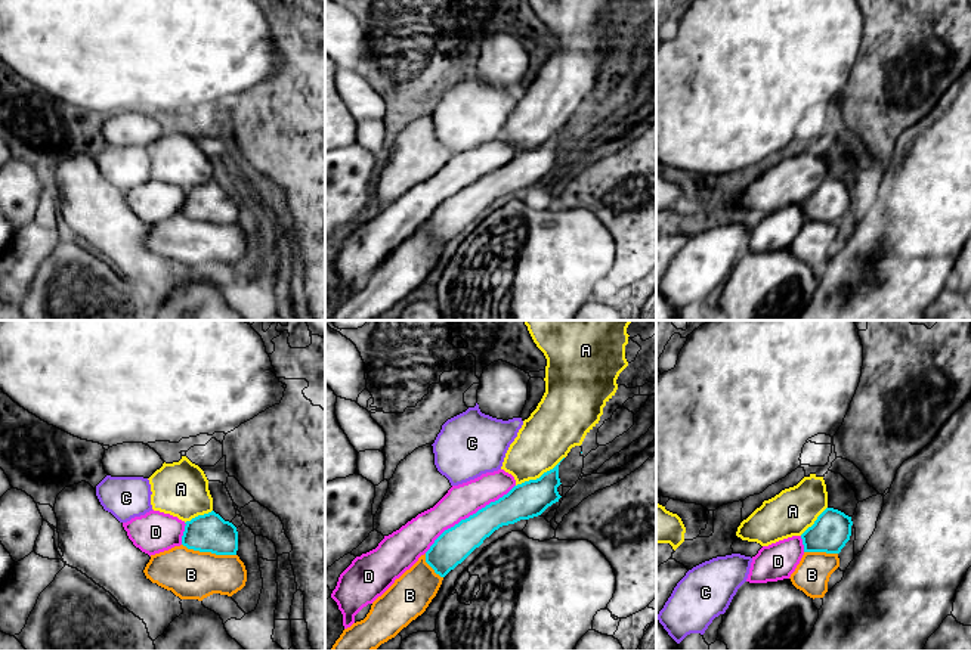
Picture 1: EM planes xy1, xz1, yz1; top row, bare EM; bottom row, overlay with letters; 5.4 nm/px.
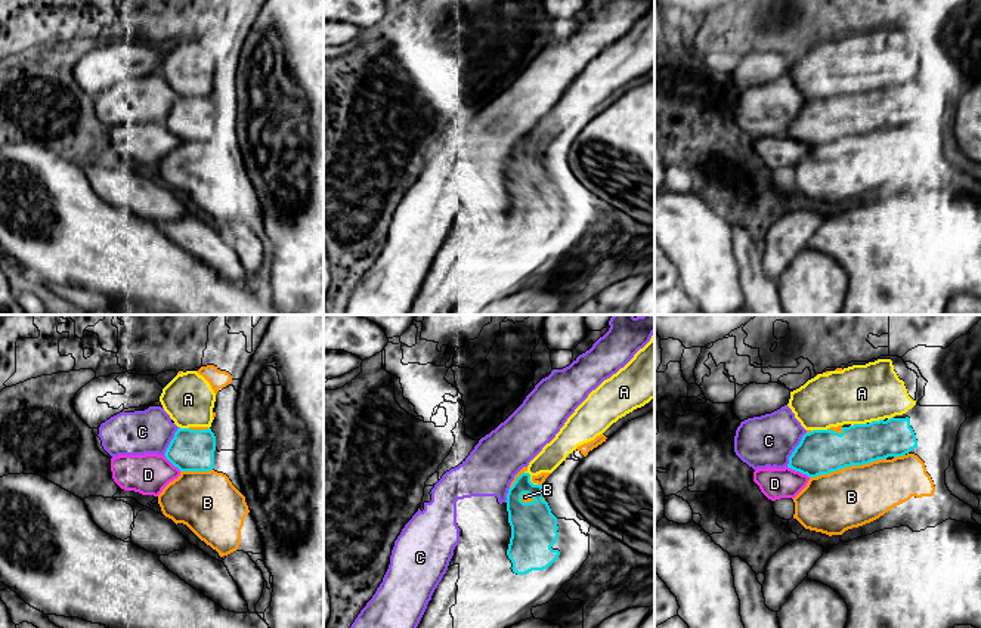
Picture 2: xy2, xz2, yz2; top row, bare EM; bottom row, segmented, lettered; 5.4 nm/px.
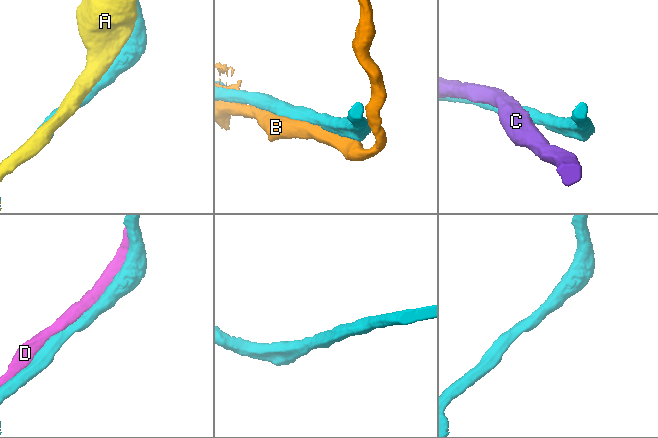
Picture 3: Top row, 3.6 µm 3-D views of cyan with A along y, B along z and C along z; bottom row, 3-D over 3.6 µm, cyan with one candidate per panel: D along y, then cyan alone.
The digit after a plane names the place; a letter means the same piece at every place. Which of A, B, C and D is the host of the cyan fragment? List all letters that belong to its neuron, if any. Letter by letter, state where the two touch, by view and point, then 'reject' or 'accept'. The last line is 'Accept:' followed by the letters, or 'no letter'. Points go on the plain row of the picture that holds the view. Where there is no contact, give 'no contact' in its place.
A: xz1 (541, 145) | accept
B: yz2 (847, 135) | reject
C: yz2 (795, 118) | reject
D: xz1 (470, 185) | reject
Accept: A

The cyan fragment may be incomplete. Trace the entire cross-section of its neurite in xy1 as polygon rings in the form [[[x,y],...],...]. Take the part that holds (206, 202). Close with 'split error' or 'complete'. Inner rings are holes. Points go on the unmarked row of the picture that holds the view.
[[[182,125],[179,131],[164,131],[163,136],[148,149],[152,161],[152,179],[177,186],[186,193],[182,205],[183,216],[216,224],[236,224],[236,196],[213,180],[213,167],[208,159],[208,149],[198,134],[192,133],[186,125]]] | split error

